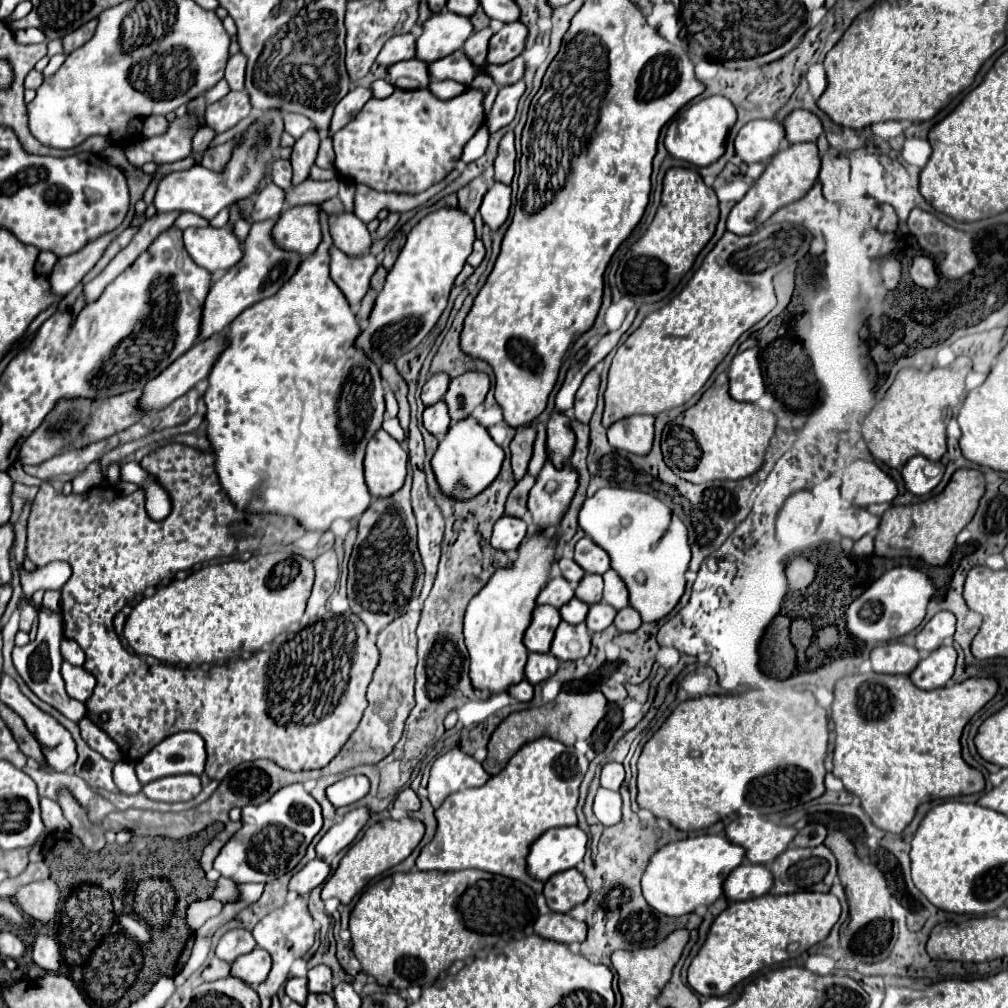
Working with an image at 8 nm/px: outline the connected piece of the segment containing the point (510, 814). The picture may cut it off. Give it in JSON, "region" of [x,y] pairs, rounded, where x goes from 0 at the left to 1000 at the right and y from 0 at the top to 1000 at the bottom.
{"region":[[[535,732],[521,738],[481,780],[451,786],[432,804],[436,819],[432,831],[418,843],[412,857],[414,863],[473,861],[519,873],[537,885],[539,875],[523,867],[525,841],[545,821],[572,817],[570,800],[582,760],[584,754],[580,748],[549,732]]]}

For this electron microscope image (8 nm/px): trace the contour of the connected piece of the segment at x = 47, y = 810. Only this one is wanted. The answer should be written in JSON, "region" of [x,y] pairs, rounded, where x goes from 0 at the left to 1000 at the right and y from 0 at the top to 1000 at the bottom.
{"region":[[[41,792],[41,810],[43,810],[43,815],[45,819],[51,823],[51,825],[63,825],[63,823],[68,823],[68,815],[64,813],[63,806],[61,806],[61,800],[51,794],[51,792]]]}

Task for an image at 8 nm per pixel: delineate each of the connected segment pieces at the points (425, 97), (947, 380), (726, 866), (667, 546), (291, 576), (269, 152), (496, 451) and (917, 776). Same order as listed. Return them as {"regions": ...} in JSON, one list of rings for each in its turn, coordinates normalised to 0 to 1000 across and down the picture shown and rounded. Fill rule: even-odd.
{"regions":[[[[424,87],[392,89],[380,99],[368,97],[342,127],[328,135],[336,175],[384,190],[424,188],[453,165],[459,145],[479,123],[479,97],[481,91],[473,87],[463,87],[447,99],[436,99]]],[[[949,353],[943,363],[926,365],[924,369],[896,365],[880,387],[878,395],[868,401],[856,419],[856,437],[860,438],[866,454],[878,458],[884,464],[892,464],[910,450],[928,458],[934,456],[934,452],[939,448],[939,421],[936,417],[936,411],[939,405],[951,401],[961,367],[961,353]]],[[[689,829],[654,841],[638,867],[638,889],[646,901],[660,909],[678,909],[691,899],[705,899],[717,885],[717,875],[739,851],[737,841],[719,829]]],[[[598,484],[592,486],[586,494],[580,496],[574,508],[574,522],[578,528],[596,542],[604,554],[606,563],[616,571],[624,585],[624,599],[636,609],[638,617],[652,617],[662,611],[674,597],[680,585],[680,567],[686,556],[686,544],[682,534],[662,534],[662,526],[666,520],[666,506],[654,494],[634,488],[634,486],[618,486],[618,484]]],[[[267,548],[267,550],[259,550],[259,552],[253,552],[253,554],[247,554],[247,556],[229,556],[229,558],[223,558],[223,560],[215,560],[215,562],[201,562],[199,565],[188,569],[184,575],[172,575],[168,581],[158,581],[156,587],[152,591],[146,591],[142,593],[136,601],[132,601],[130,609],[126,611],[126,617],[124,617],[124,625],[122,625],[122,631],[126,633],[128,641],[136,647],[136,649],[144,649],[144,651],[152,651],[160,657],[168,657],[168,659],[203,659],[203,657],[223,657],[227,653],[233,653],[237,649],[243,649],[243,647],[253,647],[253,645],[259,645],[261,639],[265,637],[271,637],[271,633],[275,629],[281,629],[287,625],[287,621],[291,617],[297,617],[301,607],[303,607],[303,599],[305,599],[305,593],[309,589],[309,581],[311,581],[311,560],[307,556],[303,556],[301,552],[293,552],[293,550],[285,550],[285,548]]],[[[263,109],[261,115],[257,115],[241,133],[237,147],[233,147],[225,167],[221,171],[209,171],[207,167],[201,167],[197,163],[189,165],[182,171],[172,171],[166,177],[160,179],[152,202],[158,210],[193,210],[205,218],[209,218],[217,208],[223,204],[247,196],[257,188],[257,179],[267,173],[267,163],[273,157],[277,149],[277,135],[281,131],[281,111],[277,109]]],[[[463,413],[463,417],[455,417],[455,421],[449,421],[443,427],[441,435],[436,438],[436,444],[428,460],[438,486],[449,494],[459,496],[473,492],[493,474],[499,454],[501,454],[499,444],[489,438],[483,425],[477,423],[469,413]]],[[[860,667],[834,673],[828,679],[828,696],[824,700],[830,726],[826,768],[844,788],[854,792],[856,804],[864,810],[870,821],[894,827],[904,817],[912,798],[928,792],[936,794],[967,788],[977,782],[975,768],[963,762],[953,750],[953,728],[965,708],[969,708],[989,688],[989,685],[991,679],[987,673],[961,673],[953,679],[930,685],[912,685],[902,671]]]]}

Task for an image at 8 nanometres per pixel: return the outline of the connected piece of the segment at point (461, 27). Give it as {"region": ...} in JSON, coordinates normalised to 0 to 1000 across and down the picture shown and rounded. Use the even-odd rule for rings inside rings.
{"region":[[[447,12],[428,14],[420,24],[420,34],[414,38],[412,58],[420,62],[432,62],[439,56],[457,50],[461,40],[469,34],[467,18],[451,16]]]}

